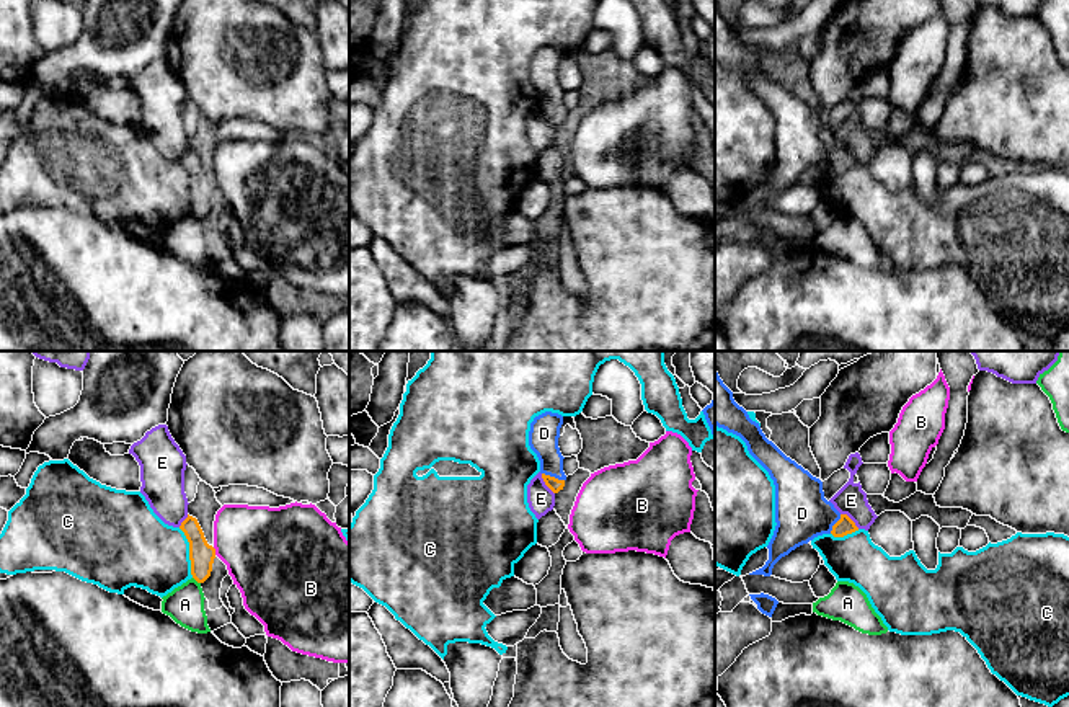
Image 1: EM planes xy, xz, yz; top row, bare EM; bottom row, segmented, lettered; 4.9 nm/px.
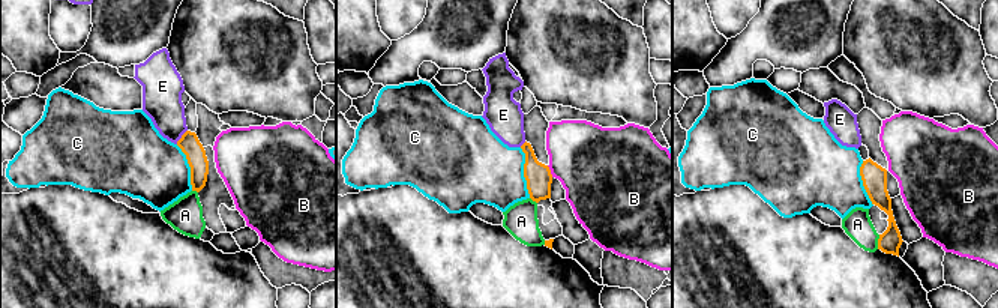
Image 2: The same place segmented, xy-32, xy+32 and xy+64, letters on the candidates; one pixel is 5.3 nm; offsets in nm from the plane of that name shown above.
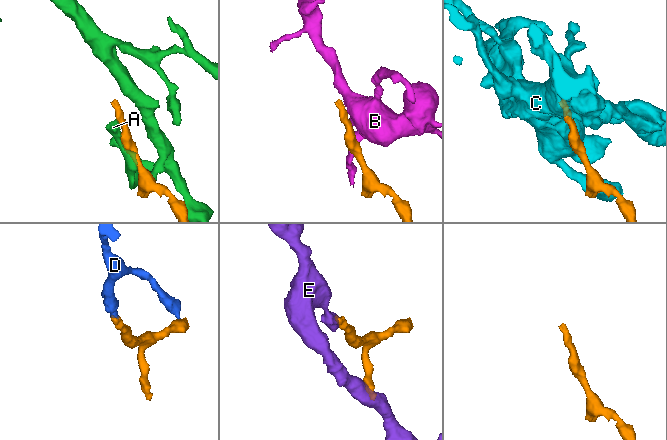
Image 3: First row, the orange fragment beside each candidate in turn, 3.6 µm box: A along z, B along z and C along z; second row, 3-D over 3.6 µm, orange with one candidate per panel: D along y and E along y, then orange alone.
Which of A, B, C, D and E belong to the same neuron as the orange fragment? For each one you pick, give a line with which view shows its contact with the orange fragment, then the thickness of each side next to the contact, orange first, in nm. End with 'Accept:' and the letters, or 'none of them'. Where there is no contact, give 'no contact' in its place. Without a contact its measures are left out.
D: contact in xz; calibres 70 and 150 nm
Accept: D

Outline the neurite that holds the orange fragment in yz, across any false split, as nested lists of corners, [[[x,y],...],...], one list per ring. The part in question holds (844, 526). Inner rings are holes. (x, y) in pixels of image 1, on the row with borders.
[[[715,367],[715,425],[739,436],[749,454],[769,472],[775,485],[775,531],[767,545],[769,560],[749,575],[770,576],[774,565],[818,536],[844,537],[858,531],[824,498],[823,482],[787,457],[765,438],[759,423],[739,407]]]

